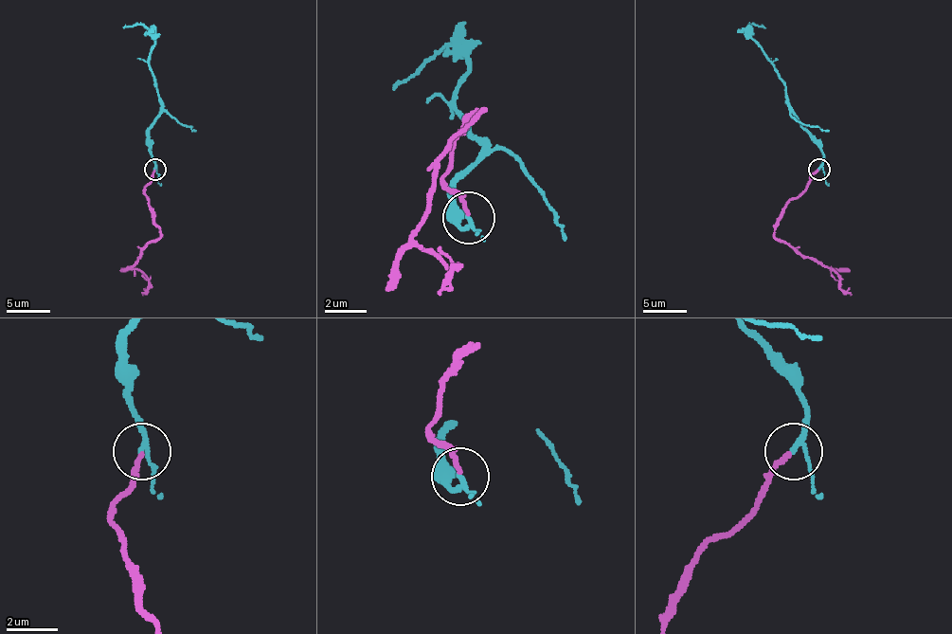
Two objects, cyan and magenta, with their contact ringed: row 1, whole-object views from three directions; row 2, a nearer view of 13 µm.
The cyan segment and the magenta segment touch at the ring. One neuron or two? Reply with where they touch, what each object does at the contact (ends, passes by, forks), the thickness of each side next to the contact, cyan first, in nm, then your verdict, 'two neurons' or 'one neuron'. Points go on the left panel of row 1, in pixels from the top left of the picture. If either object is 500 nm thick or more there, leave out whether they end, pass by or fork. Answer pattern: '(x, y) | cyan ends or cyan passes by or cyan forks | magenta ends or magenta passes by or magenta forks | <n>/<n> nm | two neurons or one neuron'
(154, 169) | cyan passes by | magenta ends | 170/180 nm | one neuron

